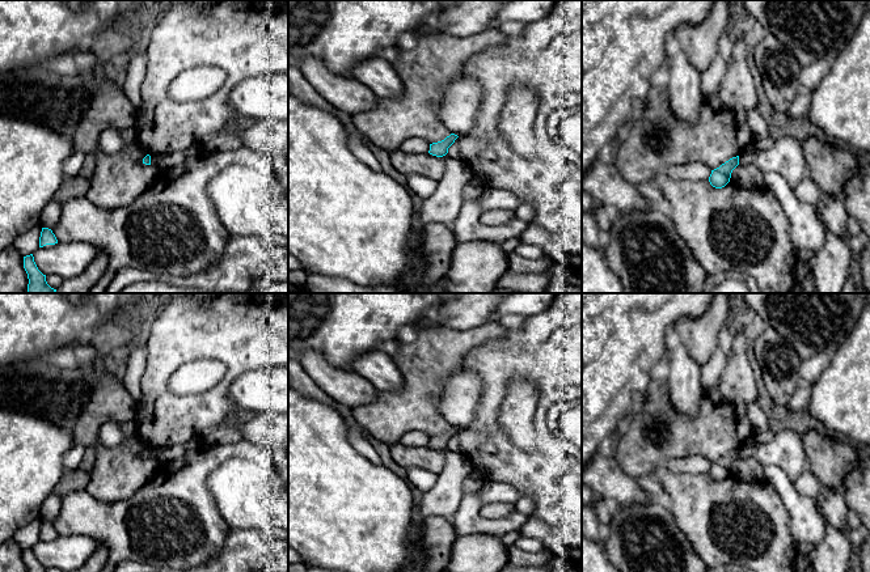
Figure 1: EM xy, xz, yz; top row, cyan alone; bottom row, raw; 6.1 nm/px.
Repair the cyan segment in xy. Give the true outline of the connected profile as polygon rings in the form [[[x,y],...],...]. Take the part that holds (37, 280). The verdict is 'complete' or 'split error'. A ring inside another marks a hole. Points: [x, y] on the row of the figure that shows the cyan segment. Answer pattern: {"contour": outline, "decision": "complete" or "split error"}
{"contour": [[[33,254],[24,257],[24,268],[28,274],[29,284],[28,293],[55,293],[56,289],[51,288],[35,262]]], "decision": "complete"}

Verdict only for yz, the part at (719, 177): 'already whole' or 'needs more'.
already whole

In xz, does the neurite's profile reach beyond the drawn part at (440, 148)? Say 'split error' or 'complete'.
complete

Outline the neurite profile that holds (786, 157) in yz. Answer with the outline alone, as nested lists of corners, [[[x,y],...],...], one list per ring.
[[[781,137],[768,151],[743,152],[740,165],[755,165],[763,173],[776,171],[794,188],[807,174],[803,144],[793,137]]]

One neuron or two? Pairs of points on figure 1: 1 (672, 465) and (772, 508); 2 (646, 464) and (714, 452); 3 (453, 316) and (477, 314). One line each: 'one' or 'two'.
1: two
2: one
3: one

